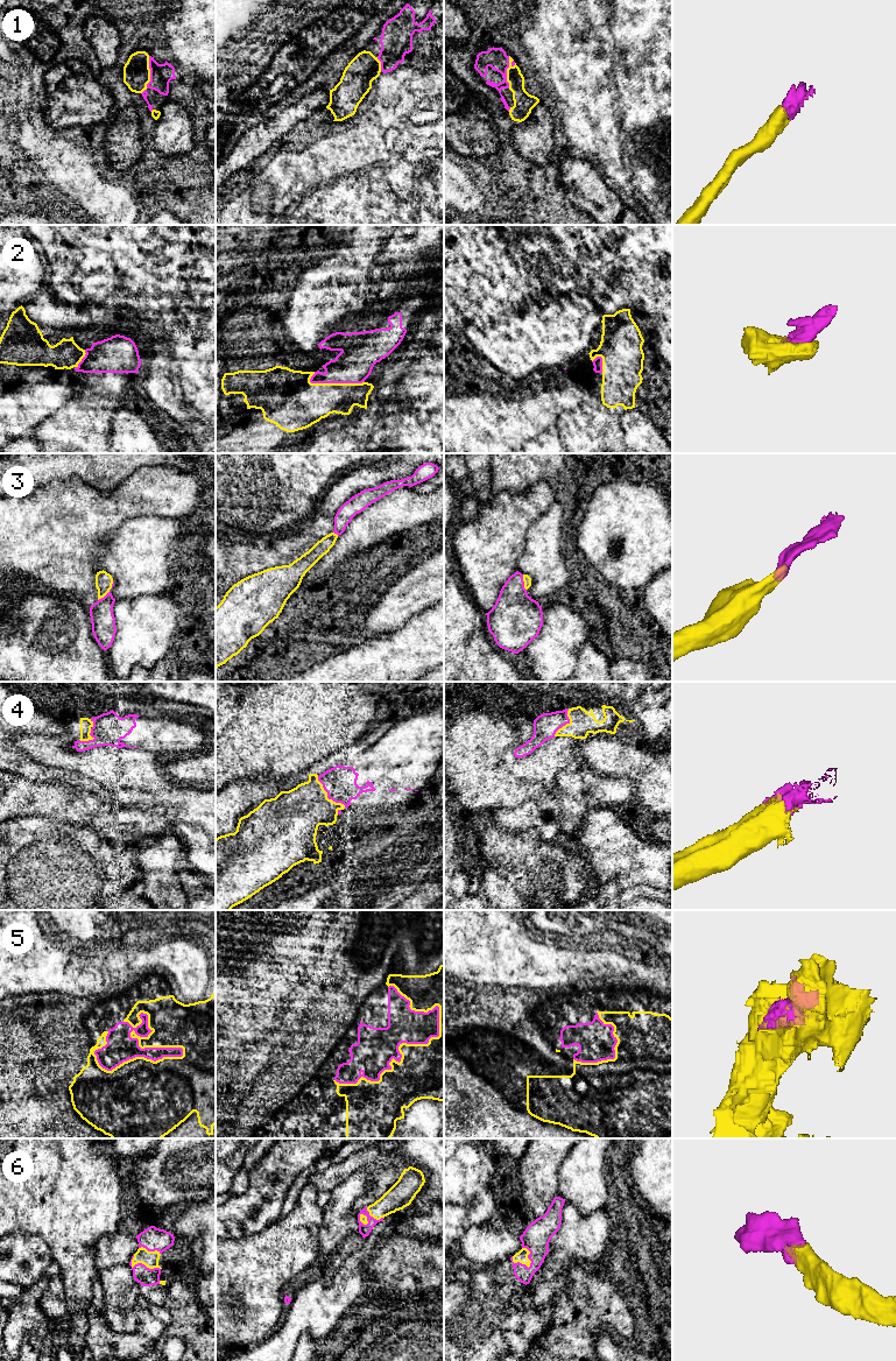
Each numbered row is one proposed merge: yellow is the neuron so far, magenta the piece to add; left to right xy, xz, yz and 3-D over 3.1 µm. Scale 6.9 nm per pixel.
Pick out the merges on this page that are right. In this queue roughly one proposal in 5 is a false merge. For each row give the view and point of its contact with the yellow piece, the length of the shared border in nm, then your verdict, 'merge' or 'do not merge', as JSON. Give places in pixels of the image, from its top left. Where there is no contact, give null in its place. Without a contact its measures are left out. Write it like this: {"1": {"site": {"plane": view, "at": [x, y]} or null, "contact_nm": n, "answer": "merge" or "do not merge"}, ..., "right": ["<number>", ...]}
{"1": {"site": {"plane": "yz", "at": [507, 72]}, "contact_nm": 220, "answer": "merge"}, "2": {"site": {"plane": "xz", "at": [336, 383]}, "contact_nm": 380, "answer": "merge"}, "3": {"site": {"plane": "yz", "at": [524, 583]}, "contact_nm": 110, "answer": "merge"}, "4": {"site": {"plane": "xz", "at": [326, 796]}, "contact_nm": 300, "answer": "merge"}, "5": {"site": {"plane": "xy", "at": [138, 1057]}, "contact_nm": 600, "answer": "merge"}, "6": {"site": {"plane": "yz", "at": [527, 1257]}, "contact_nm": 160, "answer": "merge"}, "right": ["1", "2", "3", "4", "5", "6"]}

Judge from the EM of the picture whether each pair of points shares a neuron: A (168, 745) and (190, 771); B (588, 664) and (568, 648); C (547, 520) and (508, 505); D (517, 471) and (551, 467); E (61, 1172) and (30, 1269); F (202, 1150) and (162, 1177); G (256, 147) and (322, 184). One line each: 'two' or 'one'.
A: two
B: two
C: two
D: one
E: two
F: one
G: two

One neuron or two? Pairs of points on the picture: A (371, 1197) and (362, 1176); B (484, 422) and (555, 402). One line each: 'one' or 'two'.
A: two
B: one

